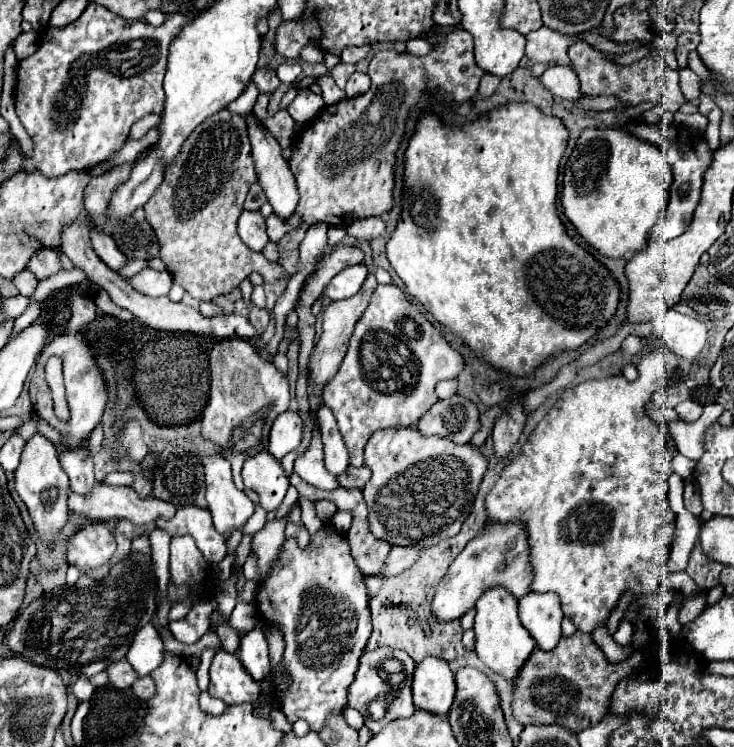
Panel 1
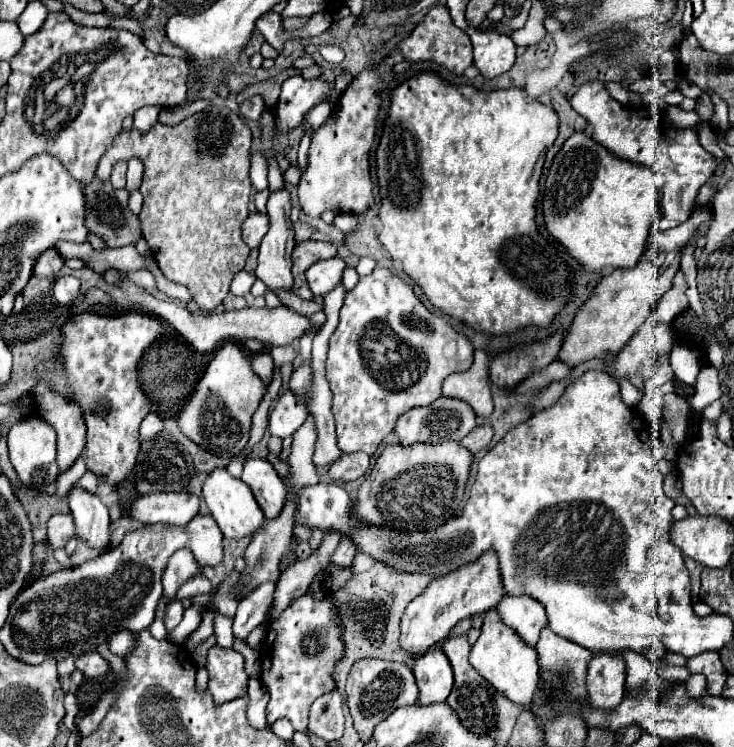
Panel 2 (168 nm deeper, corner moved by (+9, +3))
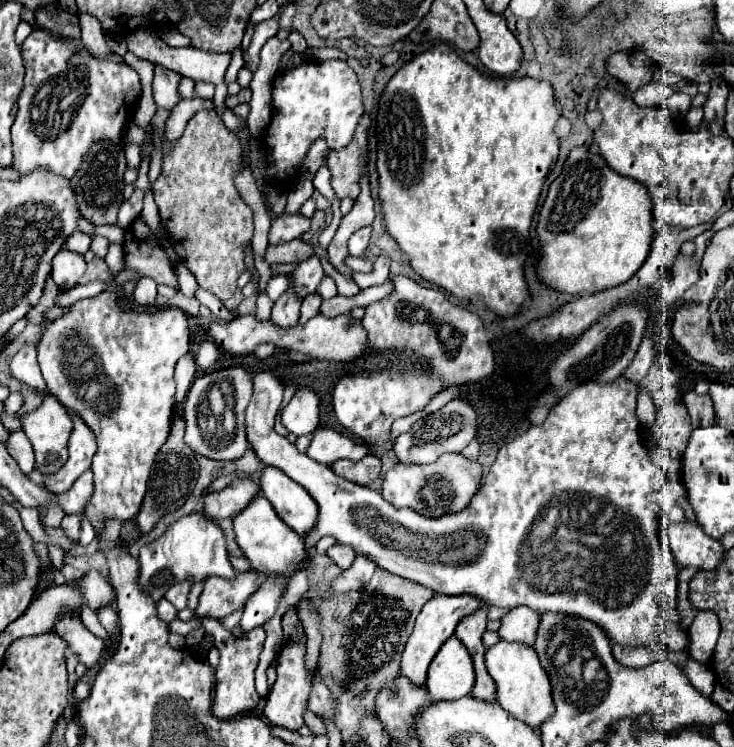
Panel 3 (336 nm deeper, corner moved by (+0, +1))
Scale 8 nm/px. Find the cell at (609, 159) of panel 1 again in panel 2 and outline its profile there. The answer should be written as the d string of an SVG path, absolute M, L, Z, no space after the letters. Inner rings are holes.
M577 131L563 143L545 179L545 227L589 271L599 271L605 267L633 267L645 249L651 225L659 217L663 181L665 177L661 173L655 173L651 167L619 159L601 143L597 145L597 141L589 133Z

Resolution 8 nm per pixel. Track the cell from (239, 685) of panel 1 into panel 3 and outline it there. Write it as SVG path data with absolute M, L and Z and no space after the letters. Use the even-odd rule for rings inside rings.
M174 619L168 629L170 633L178 633L178 635L188 635L190 629L194 629L198 623L204 625L206 633L214 637L214 645L220 651L220 663L216 667L216 689L214 689L214 703L212 703L212 713L220 719L232 719L238 715L244 715L248 711L254 711L260 703L260 695L254 689L254 671L258 665L258 655L262 651L262 643L264 643L264 629L262 627L254 627L250 631L246 631L240 639L236 635L232 635L228 629L224 629L220 625L220 621L216 619L190 619L190 621L180 621Z

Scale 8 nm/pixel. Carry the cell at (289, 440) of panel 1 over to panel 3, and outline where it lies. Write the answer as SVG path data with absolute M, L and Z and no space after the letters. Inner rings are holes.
M300 389L282 409L282 423L294 435L308 435L320 423L320 399L312 389Z

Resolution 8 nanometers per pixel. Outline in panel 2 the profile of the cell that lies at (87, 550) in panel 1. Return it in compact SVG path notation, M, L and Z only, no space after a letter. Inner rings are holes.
M55 513L47 521L47 541L51 549L63 549L71 537L75 537L73 517L69 513Z

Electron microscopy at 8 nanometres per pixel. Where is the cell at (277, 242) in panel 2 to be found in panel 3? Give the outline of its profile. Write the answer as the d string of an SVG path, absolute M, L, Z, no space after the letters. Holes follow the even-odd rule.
M292 289L284 293L272 307L272 323L278 327L294 327L300 317L300 299L294 295Z

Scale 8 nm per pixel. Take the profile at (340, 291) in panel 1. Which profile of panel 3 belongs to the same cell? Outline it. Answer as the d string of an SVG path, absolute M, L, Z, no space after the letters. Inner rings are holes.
M312 255L312 257L306 259L304 263L300 263L300 265L294 269L294 273L290 275L292 287L294 287L296 295L300 295L300 299L304 299L306 295L314 293L322 277L324 277L324 271L322 271L320 259L318 259L316 255Z

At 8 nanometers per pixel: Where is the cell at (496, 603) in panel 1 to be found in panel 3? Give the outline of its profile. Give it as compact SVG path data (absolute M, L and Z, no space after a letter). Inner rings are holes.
M498 641L494 647L486 651L486 667L490 677L496 683L496 701L510 711L512 715L518 715L518 719L524 719L524 723L532 727L540 727L544 721L552 717L554 703L550 693L550 681L546 671L540 667L536 653L528 645L520 643L508 643Z

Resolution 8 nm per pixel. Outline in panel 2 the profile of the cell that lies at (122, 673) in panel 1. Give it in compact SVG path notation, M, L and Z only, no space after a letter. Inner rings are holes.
M95 651L95 653L87 653L87 657L79 657L75 661L77 669L83 671L85 677L97 679L97 677L105 677L109 673L109 663Z

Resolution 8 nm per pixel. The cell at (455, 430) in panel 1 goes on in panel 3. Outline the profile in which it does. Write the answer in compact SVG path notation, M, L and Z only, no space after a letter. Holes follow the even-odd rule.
M452 399L436 413L418 421L408 433L402 433L394 443L394 453L400 463L434 463L442 453L460 453L476 435L476 411L462 399Z

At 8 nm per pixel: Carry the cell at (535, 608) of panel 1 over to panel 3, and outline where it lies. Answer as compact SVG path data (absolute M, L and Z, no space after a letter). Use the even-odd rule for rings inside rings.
M518 607L518 609L510 609L502 617L502 627L498 629L498 635L504 641L516 641L516 643L532 645L536 639L534 635L536 635L538 625L540 625L540 613L538 611L532 611L530 607Z

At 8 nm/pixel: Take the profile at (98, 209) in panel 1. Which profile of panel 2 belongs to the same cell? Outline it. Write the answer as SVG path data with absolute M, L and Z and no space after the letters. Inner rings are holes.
M121 161L121 163L117 163L117 165L113 167L113 173L111 173L110 181L114 189L122 189L125 187L127 168L128 165L125 161Z

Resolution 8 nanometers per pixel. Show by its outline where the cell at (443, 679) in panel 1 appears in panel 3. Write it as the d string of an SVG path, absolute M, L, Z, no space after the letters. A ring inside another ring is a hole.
M450 637L428 669L426 689L432 701L454 701L468 695L474 687L474 665L464 643Z

